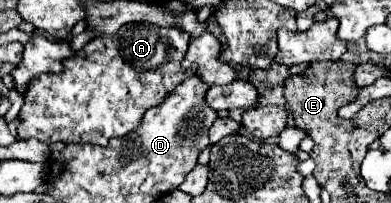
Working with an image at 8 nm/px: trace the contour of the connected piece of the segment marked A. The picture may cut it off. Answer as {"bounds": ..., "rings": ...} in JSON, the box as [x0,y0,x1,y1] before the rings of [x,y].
{"bounds":[17,24,191,146],"rings":[[[125,24],[113,36],[99,36],[85,44],[85,48],[71,58],[63,60],[65,70],[61,74],[37,76],[31,82],[29,96],[19,112],[21,124],[17,128],[19,138],[37,138],[45,144],[65,142],[89,142],[97,146],[107,146],[115,136],[125,136],[137,128],[143,114],[161,104],[169,92],[173,92],[191,74],[181,68],[181,60],[187,52],[191,36],[177,28],[157,28],[153,24]]]}

